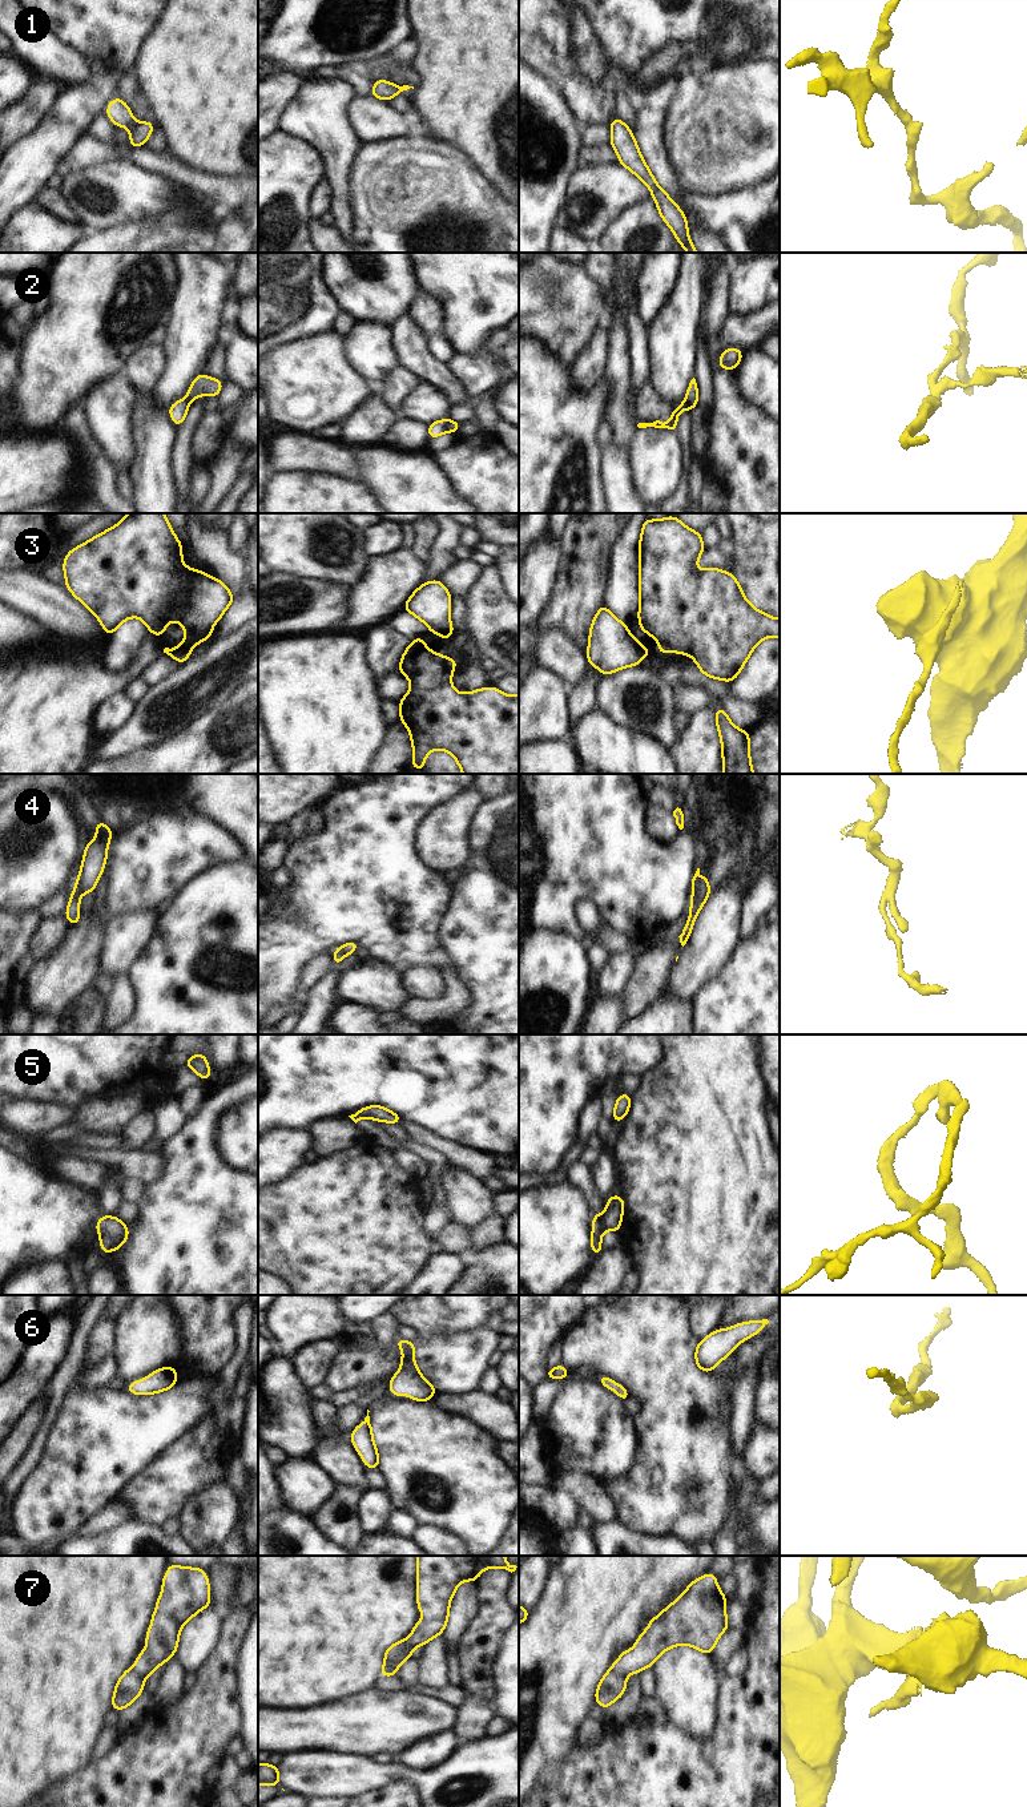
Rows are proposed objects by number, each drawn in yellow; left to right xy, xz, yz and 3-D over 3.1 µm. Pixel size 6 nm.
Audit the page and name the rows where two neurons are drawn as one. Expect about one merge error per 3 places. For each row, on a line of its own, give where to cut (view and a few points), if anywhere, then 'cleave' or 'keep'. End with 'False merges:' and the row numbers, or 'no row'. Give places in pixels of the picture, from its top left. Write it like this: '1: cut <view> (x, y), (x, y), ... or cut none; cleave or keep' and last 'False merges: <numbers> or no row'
1: cut none; keep
2: cut xz (448, 418), (446, 431); cleave
3: cut xy (185, 638), (192, 646); cleave
4: cut xy (76, 883), (81, 892); cleave
5: cut none; keep
6: cut none; keep
7: cut xz (405, 1641), (394, 1656), (387, 1674); cleave
False merges: 2, 3, 4, 7

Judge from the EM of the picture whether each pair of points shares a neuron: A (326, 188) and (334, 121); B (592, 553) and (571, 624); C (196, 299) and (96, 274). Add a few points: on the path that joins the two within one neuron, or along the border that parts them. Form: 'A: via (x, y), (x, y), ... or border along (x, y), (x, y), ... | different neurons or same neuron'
A: border along (327, 178), (334, 188), (331, 210) | different neurons
B: via (583, 571), (579, 592), (572, 606) | same neuron
C: border along (178, 266), (180, 289), (176, 294), (168, 325) | different neurons

